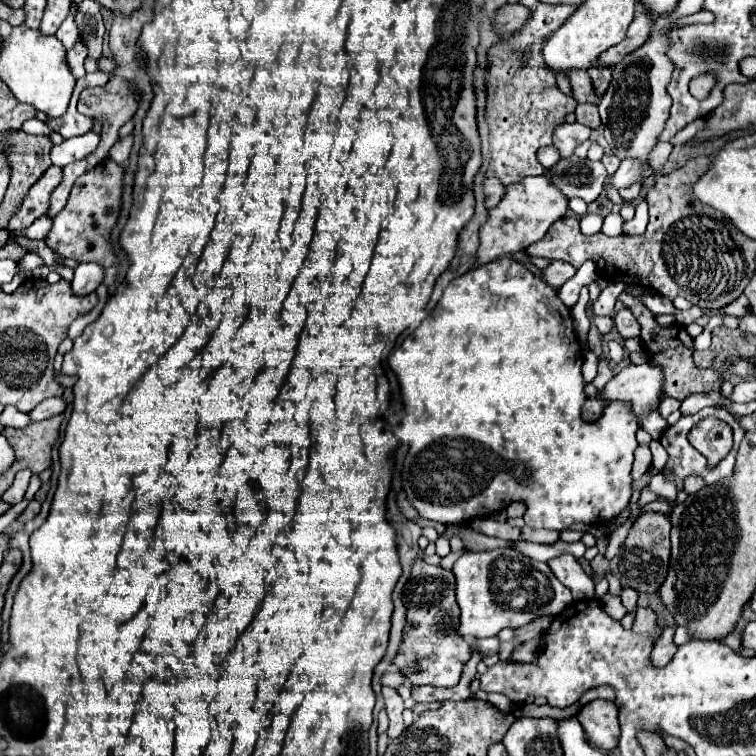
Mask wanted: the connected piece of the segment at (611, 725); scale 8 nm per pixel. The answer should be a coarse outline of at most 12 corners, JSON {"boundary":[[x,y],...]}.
{"boundary":[[594,699],[578,711],[586,739],[612,751],[620,737],[618,709]]}

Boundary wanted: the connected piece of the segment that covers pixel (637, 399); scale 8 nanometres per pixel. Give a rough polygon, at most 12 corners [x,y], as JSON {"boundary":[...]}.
{"boundary":[[628,365],[582,407],[585,421],[608,401],[630,401],[640,427],[658,441],[668,427],[658,413],[664,369]]}

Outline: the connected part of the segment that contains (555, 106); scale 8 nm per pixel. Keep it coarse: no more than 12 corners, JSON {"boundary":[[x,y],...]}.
{"boundary":[[540,3],[490,49],[488,177],[520,183],[574,113],[542,43],[578,5]]}

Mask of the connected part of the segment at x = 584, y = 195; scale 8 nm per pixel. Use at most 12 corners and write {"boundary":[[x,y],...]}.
{"boundary":[[560,159],[548,175],[568,199],[592,203],[608,177],[600,161]]}

